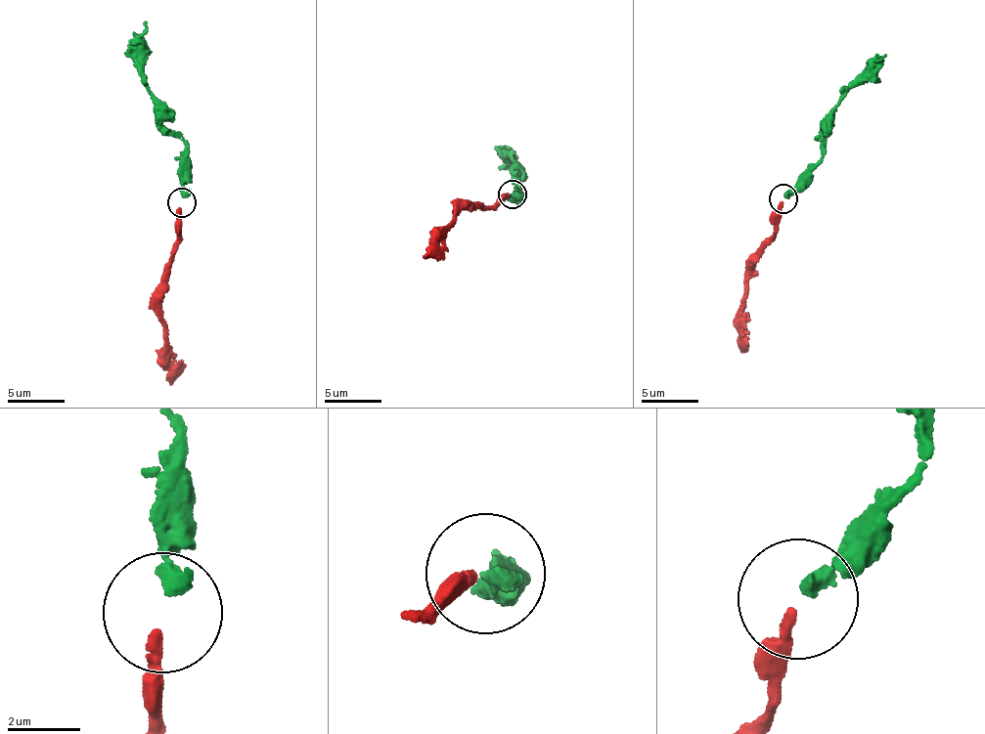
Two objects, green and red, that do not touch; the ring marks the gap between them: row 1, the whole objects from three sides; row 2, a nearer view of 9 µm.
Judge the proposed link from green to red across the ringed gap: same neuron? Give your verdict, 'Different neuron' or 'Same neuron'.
Same neuron

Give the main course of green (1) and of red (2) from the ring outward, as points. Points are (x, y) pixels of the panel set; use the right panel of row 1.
1: (784, 194), (819, 163), (829, 110), (886, 55)
2: (782, 203), (774, 241), (749, 272), (743, 353)

